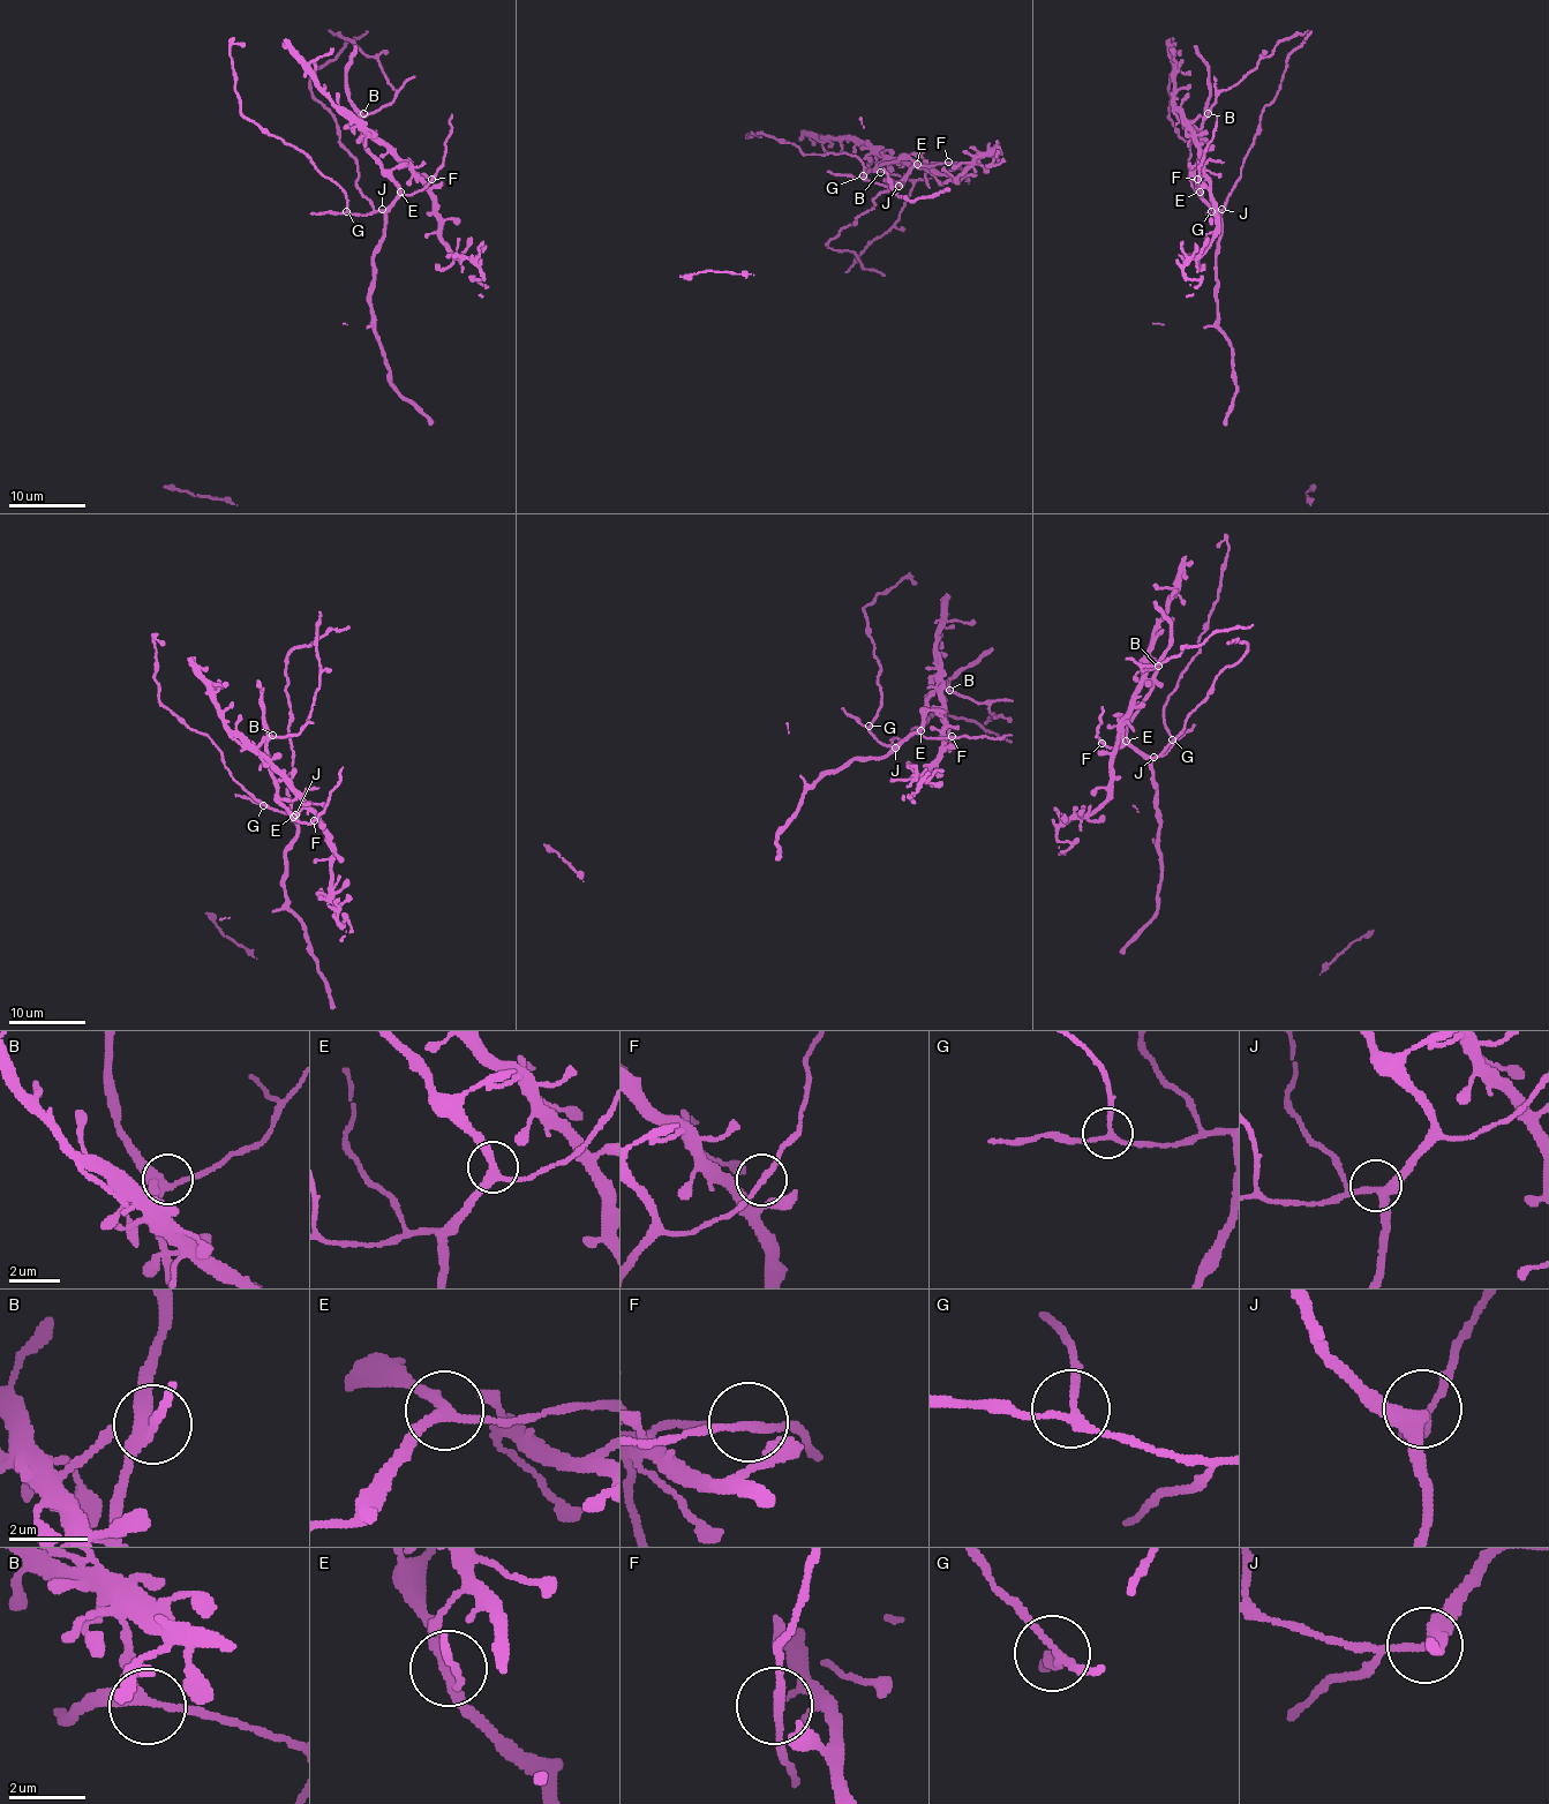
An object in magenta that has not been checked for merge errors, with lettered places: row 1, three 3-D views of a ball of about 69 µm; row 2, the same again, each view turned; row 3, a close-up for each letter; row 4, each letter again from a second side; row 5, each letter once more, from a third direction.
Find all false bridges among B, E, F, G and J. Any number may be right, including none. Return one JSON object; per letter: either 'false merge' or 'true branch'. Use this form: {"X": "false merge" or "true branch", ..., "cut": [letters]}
{"B": "true branch", "E": "true branch", "F": "true branch", "G": "true branch", "J": "true branch", "cut": []}

